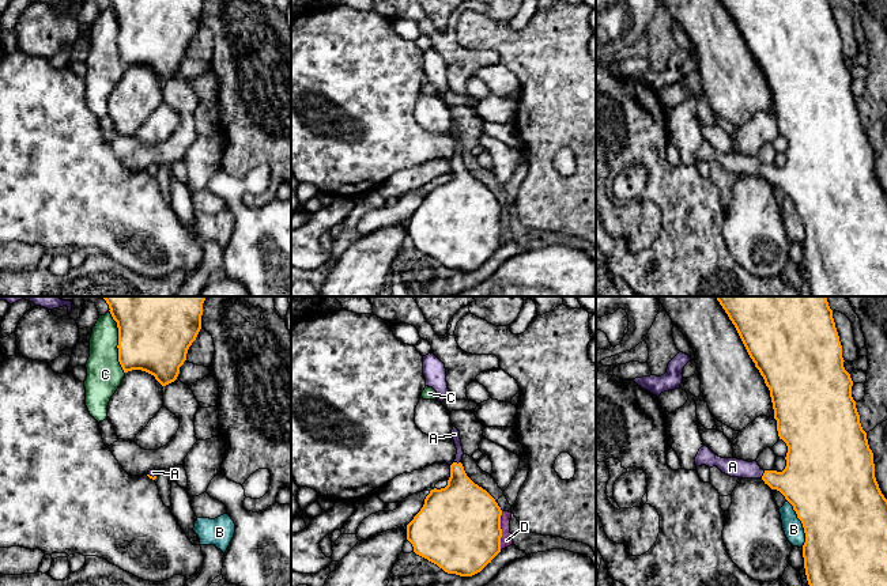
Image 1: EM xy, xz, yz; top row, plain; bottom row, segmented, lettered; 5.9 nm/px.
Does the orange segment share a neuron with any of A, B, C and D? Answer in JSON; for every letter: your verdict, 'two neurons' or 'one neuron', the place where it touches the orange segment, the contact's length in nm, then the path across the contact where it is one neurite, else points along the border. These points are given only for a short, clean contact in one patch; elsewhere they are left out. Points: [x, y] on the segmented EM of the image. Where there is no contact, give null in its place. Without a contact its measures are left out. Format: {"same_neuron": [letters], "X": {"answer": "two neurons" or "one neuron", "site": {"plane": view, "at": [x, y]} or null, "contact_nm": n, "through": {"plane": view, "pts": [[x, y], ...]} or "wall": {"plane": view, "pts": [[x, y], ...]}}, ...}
{"same_neuron": ["A"], "A": {"answer": "one neuron", "site": {"plane": "yz", "at": [763, 475]}, "contact_nm": 50, "through": {"plane": "yz", "pts": [[804, 481], [781, 481], [763, 475], [732, 467]]}}, "B": {"answer": "two neurons", "site": {"plane": "yz", "at": [801, 522]}, "contact_nm": 300}, "C": {"answer": "two neurons", "site": {"plane": "xy", "at": [119, 341]}, "contact_nm": 380}, "D": {"answer": "two neurons", "site": {"plane": "xz", "at": [501, 530]}, "contact_nm": 240}}

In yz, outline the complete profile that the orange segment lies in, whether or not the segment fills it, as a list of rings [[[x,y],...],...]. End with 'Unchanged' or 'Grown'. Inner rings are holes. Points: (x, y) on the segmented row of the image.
[[[716,296],[735,325],[766,386],[780,439],[788,446],[782,472],[763,470],[756,461],[721,458],[707,446],[695,457],[697,468],[717,466],[739,479],[762,479],[780,491],[801,521],[804,568],[809,586],[887,586],[887,499],[875,477],[873,453],[852,397],[853,381],[843,367],[842,345],[827,296]]]. Grown

